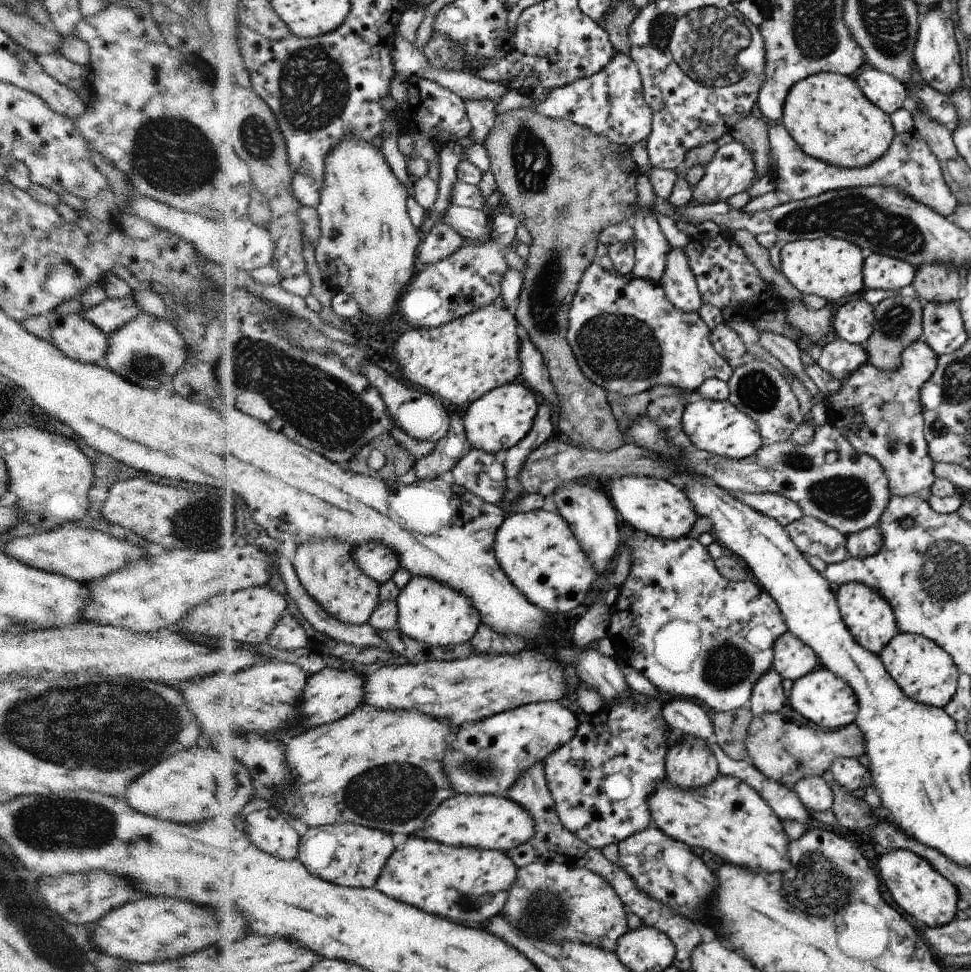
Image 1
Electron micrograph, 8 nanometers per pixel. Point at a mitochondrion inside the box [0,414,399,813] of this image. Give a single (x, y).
(113, 746)

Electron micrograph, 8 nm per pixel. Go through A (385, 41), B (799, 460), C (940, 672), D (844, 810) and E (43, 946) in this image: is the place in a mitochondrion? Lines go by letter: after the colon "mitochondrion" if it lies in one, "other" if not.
A: other
B: mitochondrion
C: other
D: other
E: mitochondrion

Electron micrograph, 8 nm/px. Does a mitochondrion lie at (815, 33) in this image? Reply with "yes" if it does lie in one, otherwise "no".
yes

